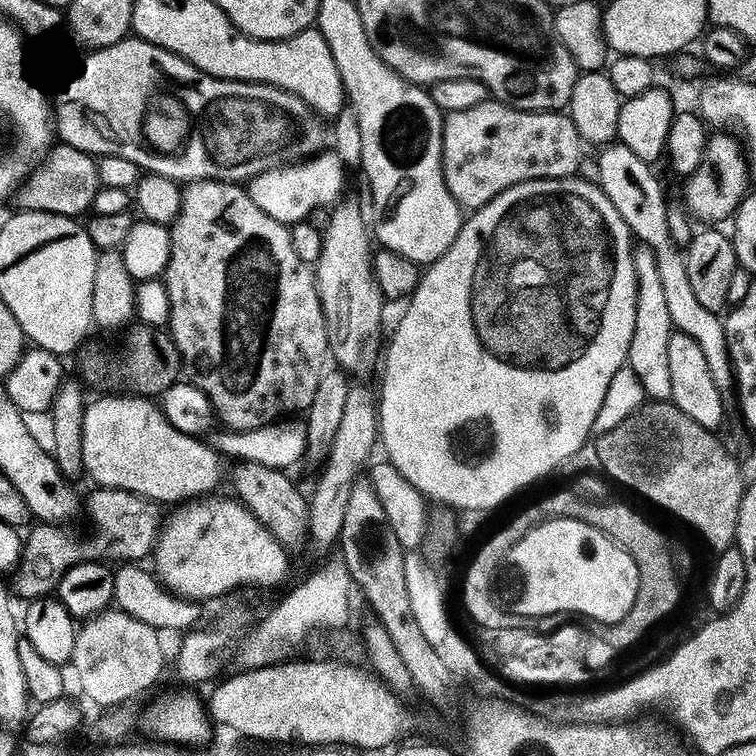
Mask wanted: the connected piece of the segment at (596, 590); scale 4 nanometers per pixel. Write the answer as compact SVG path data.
M548 520L527 532L508 553L516 556L516 564L524 568L524 580L528 580L524 600L520 600L520 612L528 612L533 618L552 616L555 612L577 612L580 616L601 620L604 626L614 626L628 613L630 606L634 606L640 585L636 559L629 549L620 547L609 536L594 530L594 526L586 522Z

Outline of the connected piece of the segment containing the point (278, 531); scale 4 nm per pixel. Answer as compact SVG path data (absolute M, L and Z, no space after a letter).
M249 460L237 461L232 472L232 486L236 493L235 497L245 508L250 509L264 528L270 530L271 534L280 544L286 548L298 546L308 538L309 508L307 497L298 490L291 478L281 469L262 466L261 463Z

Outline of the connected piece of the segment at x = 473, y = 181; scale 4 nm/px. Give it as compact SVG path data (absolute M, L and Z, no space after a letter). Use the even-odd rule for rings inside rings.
M489 98L478 106L470 106L470 110L444 116L440 165L446 186L461 209L475 210L486 206L502 190L510 190L510 186L577 175L580 148L579 132L563 111L524 112Z

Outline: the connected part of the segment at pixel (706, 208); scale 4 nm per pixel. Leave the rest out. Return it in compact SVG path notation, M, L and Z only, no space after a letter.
M720 130L709 135L708 146L704 150L704 161L700 163L698 170L694 170L692 175L683 181L684 204L696 220L698 218L708 220L704 222L720 222L716 220L724 219L727 221L749 191L749 161L746 159L745 149L739 139L736 141L734 137L727 134L727 131Z

